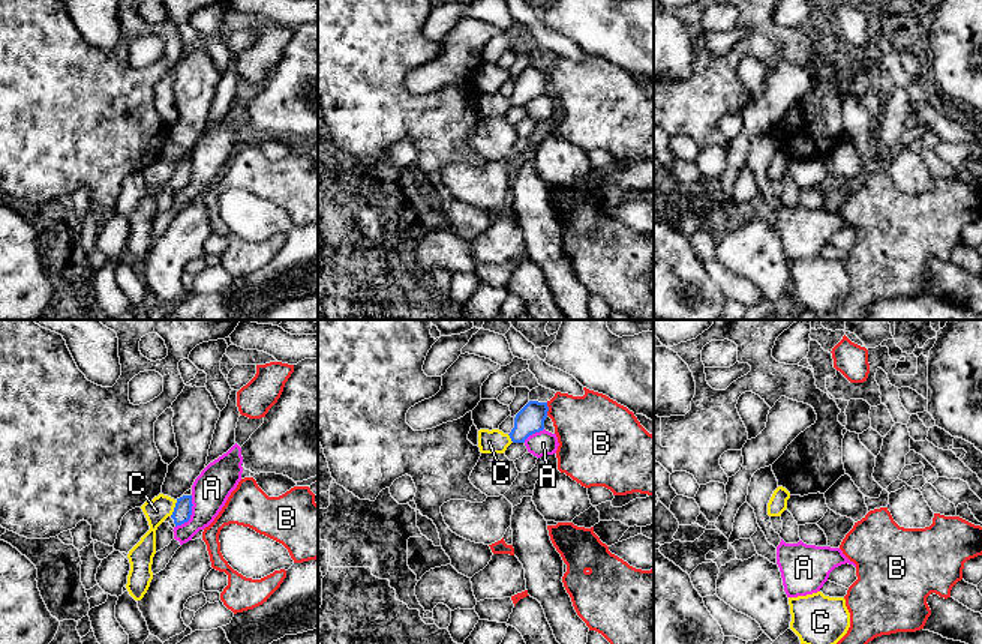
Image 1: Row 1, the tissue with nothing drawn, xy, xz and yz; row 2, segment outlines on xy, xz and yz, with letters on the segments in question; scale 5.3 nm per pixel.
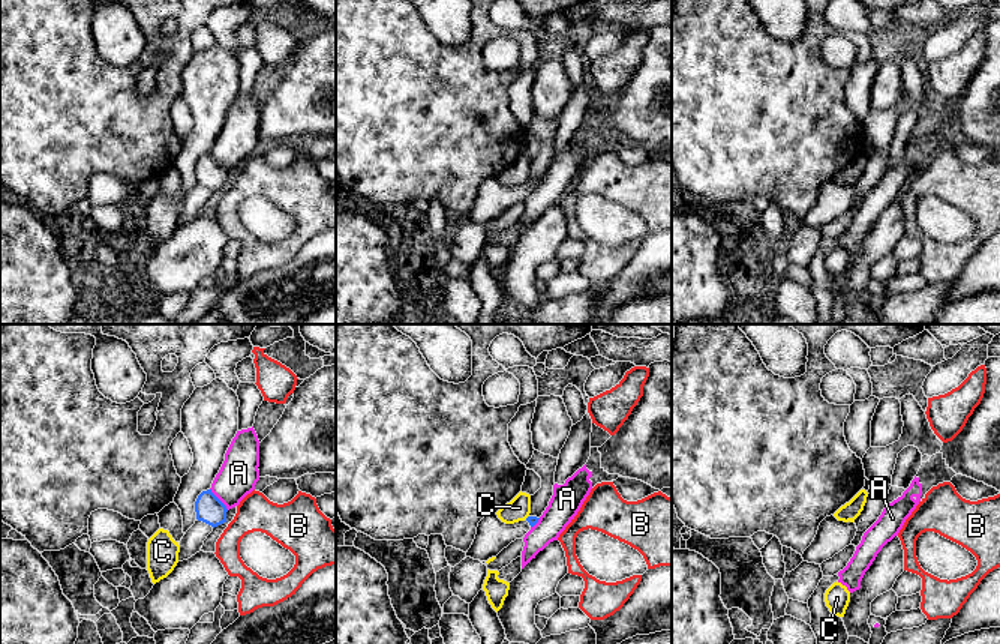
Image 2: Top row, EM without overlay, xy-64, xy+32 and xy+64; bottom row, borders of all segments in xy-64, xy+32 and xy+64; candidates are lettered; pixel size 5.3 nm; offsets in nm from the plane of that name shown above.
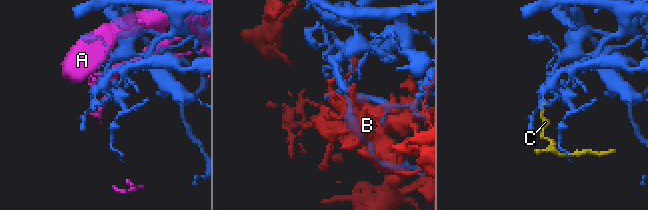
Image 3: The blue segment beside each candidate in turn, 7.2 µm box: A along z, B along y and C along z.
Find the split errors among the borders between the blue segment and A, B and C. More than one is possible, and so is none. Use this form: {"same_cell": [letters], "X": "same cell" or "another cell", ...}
{"same_cell": [], "A": "another cell", "B": "another cell", "C": "another cell"}

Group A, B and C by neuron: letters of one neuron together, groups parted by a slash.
A / B / C

